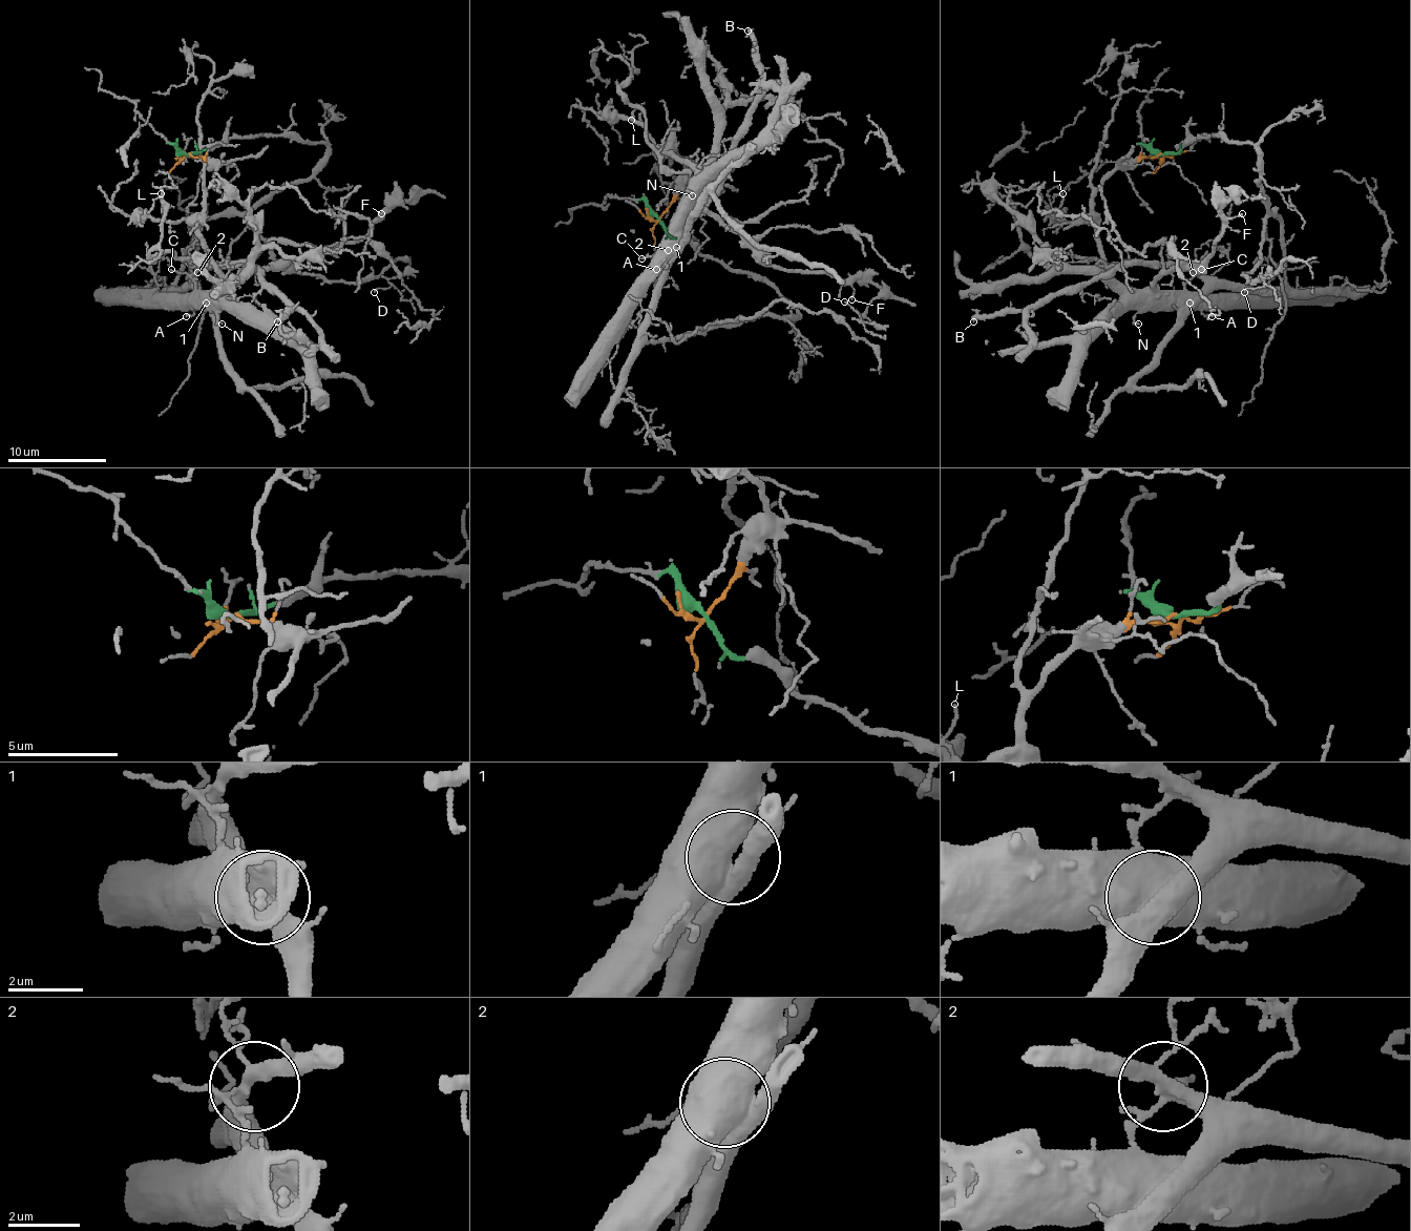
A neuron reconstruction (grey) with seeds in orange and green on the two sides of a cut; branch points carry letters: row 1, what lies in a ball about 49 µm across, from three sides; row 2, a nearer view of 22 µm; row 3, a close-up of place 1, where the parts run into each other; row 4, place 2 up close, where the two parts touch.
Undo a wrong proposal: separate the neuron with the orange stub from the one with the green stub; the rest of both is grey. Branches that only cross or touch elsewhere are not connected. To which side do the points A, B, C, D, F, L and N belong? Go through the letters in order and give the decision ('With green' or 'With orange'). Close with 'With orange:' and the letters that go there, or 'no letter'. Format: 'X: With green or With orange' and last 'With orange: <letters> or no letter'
A: With orange
B: With green
C: With orange
D: With green
F: With orange
L: With orange
N: With orange
With orange: A, C, F, L, N

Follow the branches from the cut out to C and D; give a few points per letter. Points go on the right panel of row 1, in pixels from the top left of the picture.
C: (1160, 153), (1125, 161), (1107, 179), (1094, 199), (1094, 221), (1107, 272), (1123, 285), (1180, 290), (1200, 270)
D: (1160, 153), (1198, 137), (1255, 146), (1267, 213), (1260, 263), (1242, 275), (1265, 275), (1245, 292)

